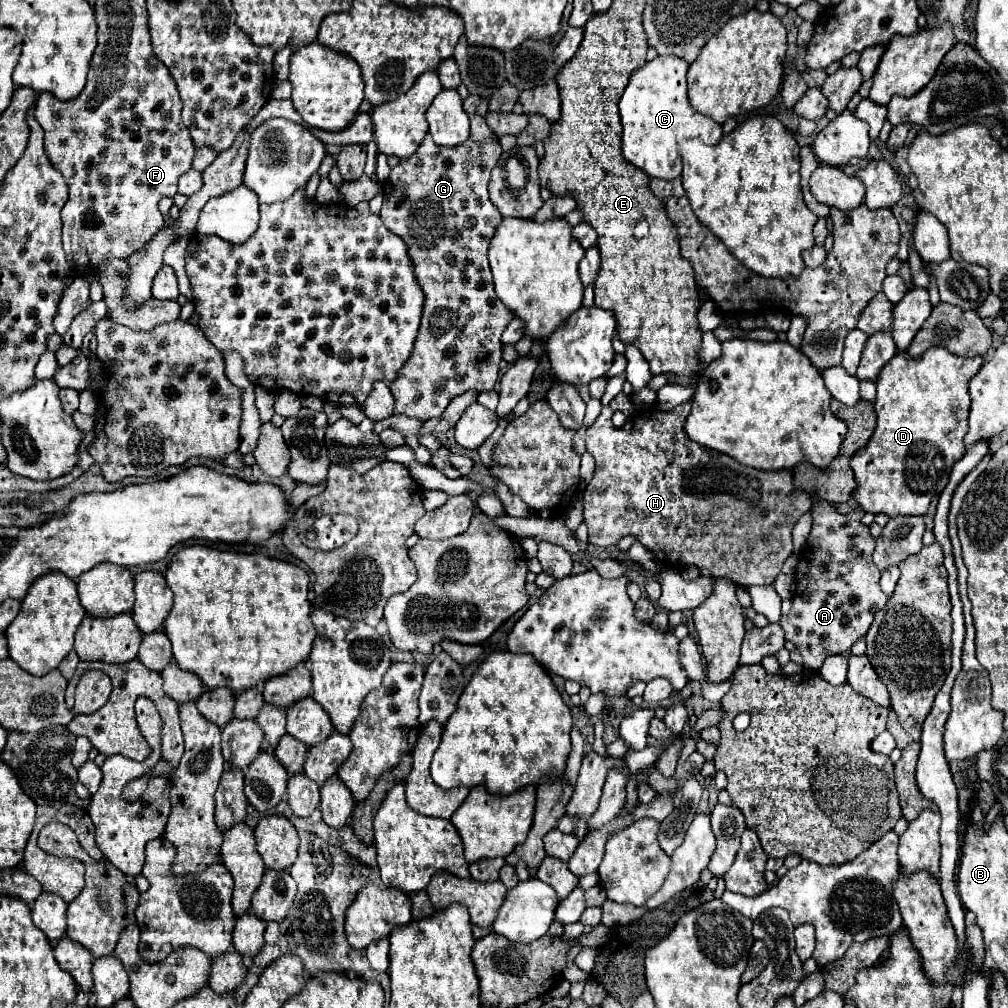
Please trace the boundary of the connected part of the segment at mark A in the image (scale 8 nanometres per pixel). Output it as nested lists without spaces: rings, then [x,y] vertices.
[[[815,501],[811,507],[813,527],[807,547],[795,567],[795,595],[791,611],[781,617],[785,637],[803,657],[805,669],[819,669],[829,655],[839,655],[865,635],[873,615],[885,607],[889,597],[879,587],[881,571],[871,561],[875,539],[869,527],[853,521],[827,501]]]

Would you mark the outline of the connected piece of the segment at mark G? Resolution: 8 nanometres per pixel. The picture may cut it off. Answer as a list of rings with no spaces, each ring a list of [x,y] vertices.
[[[427,133],[419,149],[391,169],[391,177],[385,183],[381,219],[391,233],[405,241],[409,257],[415,265],[415,277],[425,293],[421,327],[413,343],[413,355],[405,361],[405,367],[401,367],[397,379],[389,385],[395,397],[393,413],[427,421],[431,417],[439,417],[453,397],[465,391],[491,391],[497,383],[503,347],[501,333],[513,319],[513,313],[501,303],[501,299],[497,299],[493,291],[487,261],[489,243],[497,225],[501,223],[501,213],[489,199],[487,183],[501,153],[503,149],[497,141],[475,143],[473,139],[467,139],[467,143],[461,147],[437,147]]]

